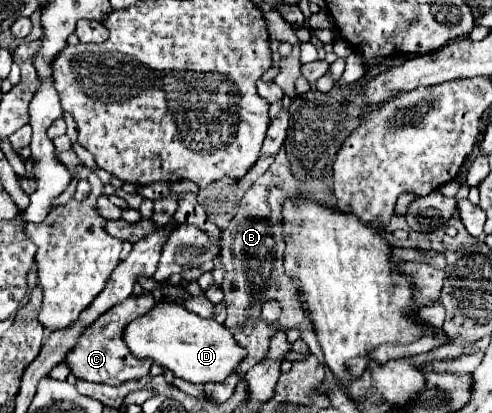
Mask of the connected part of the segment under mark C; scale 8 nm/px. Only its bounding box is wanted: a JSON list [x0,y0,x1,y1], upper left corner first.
[65,292,155,386]

